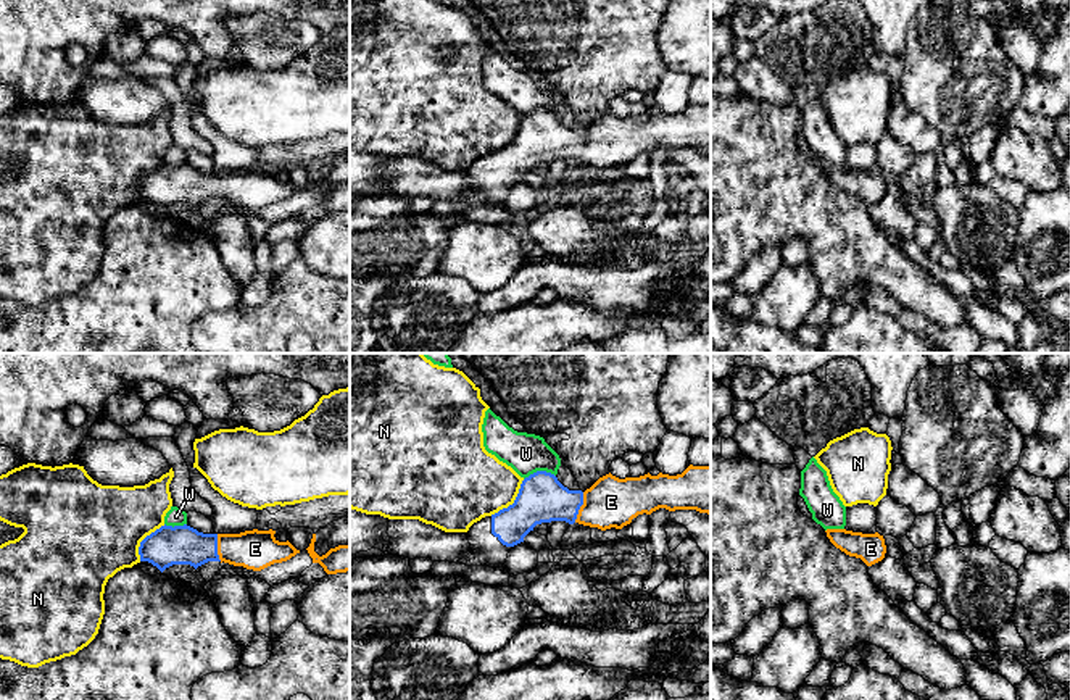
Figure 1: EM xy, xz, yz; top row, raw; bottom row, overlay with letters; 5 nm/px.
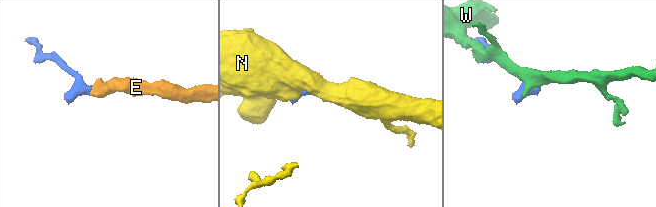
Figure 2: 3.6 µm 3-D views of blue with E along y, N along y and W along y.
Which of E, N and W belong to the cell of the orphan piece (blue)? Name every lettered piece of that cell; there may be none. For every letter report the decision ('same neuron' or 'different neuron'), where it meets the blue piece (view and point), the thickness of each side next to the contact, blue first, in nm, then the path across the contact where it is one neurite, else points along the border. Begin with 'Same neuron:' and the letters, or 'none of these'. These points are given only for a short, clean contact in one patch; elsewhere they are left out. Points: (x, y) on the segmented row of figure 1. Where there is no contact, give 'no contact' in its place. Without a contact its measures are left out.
Same neuron: E
E: same neuron; meets blue in xz at (580, 505); 240 nm thick on the blue side, 260 nm on the other; runs through xz (542, 499), (563, 505), (580, 505), (605, 505), (611, 502)
N: different neuron; meets blue in xz at (514, 502); 240 nm thick on the blue side, 360 nm on the other; border along xz (524, 479), (516, 499), (490, 515)
W: different neuron; meets blue in xz at (539, 471); 240 nm thick on the blue side, 200 nm on the other

